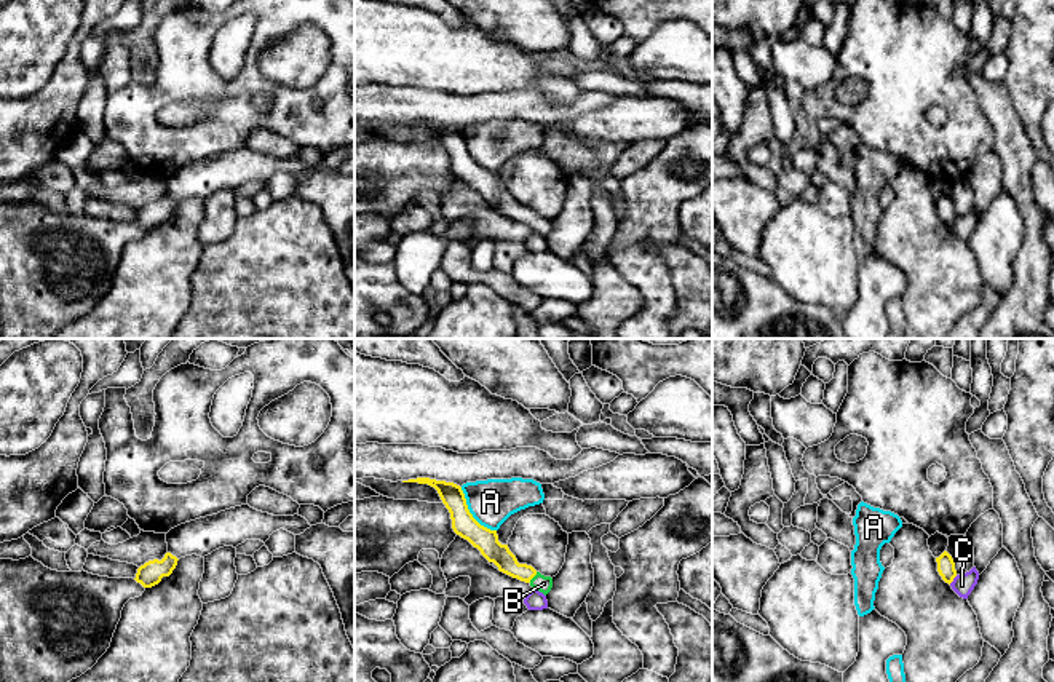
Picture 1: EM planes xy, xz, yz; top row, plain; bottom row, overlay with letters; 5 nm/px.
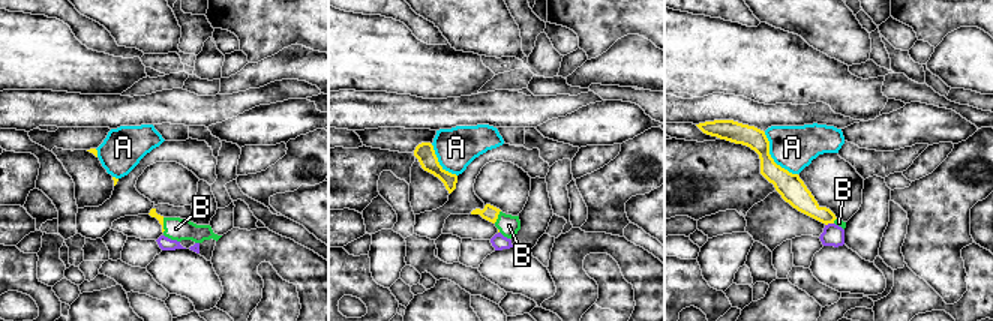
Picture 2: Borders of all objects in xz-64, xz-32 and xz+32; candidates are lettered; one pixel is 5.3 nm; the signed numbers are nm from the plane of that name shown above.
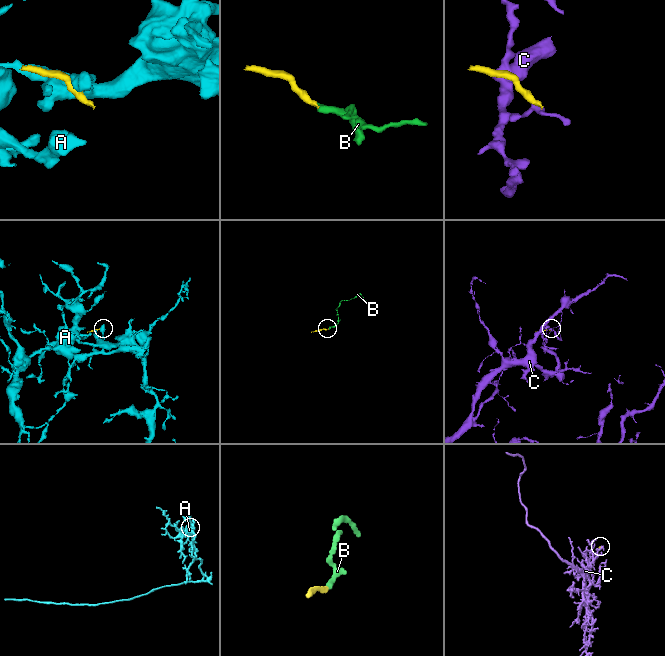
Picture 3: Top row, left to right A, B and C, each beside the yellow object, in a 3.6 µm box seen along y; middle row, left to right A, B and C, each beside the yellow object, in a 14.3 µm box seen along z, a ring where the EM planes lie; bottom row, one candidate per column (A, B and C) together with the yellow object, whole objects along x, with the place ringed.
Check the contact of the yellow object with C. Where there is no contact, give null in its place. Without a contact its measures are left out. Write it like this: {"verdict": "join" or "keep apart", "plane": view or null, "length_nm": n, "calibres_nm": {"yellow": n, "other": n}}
{"verdict": "keep apart", "plane": "yz", "length_nm": 60, "calibres_nm": {"yellow": 90, "other": 100}}

